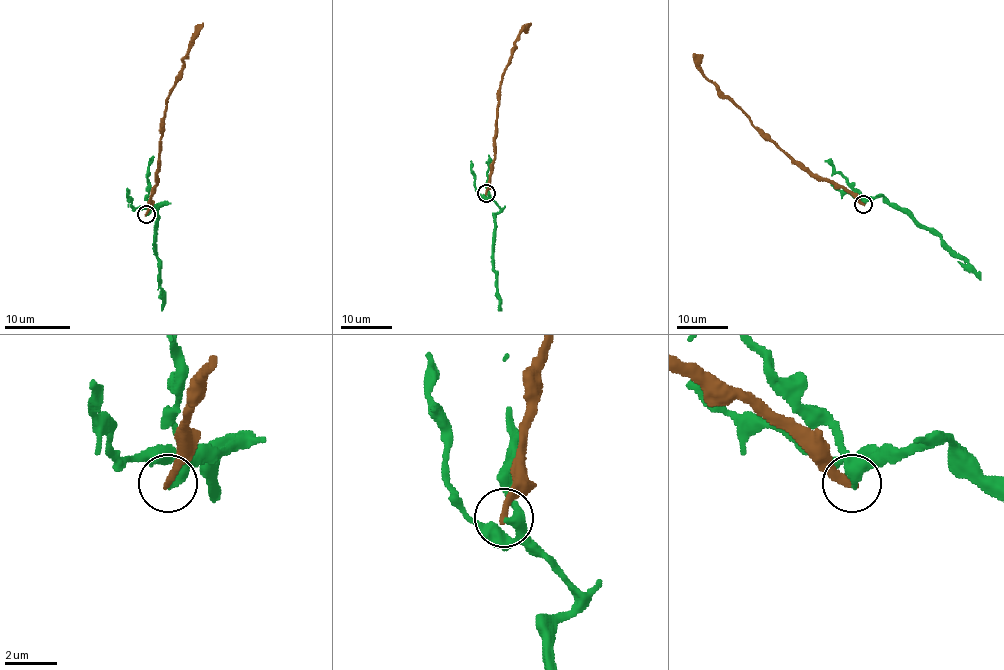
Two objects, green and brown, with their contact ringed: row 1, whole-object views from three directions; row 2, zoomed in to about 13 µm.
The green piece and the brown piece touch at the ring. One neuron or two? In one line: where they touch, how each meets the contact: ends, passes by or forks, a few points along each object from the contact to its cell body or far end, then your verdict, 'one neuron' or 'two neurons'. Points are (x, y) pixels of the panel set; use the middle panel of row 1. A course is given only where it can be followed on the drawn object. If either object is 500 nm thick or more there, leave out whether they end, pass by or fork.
place (486, 193); green passes by; brown ends; course green (486, 193), (500, 211), (495, 219), (494, 251), (498, 310); course brown (486, 193), (494, 158), (501, 74), (514, 41), (531, 23); two neurons

